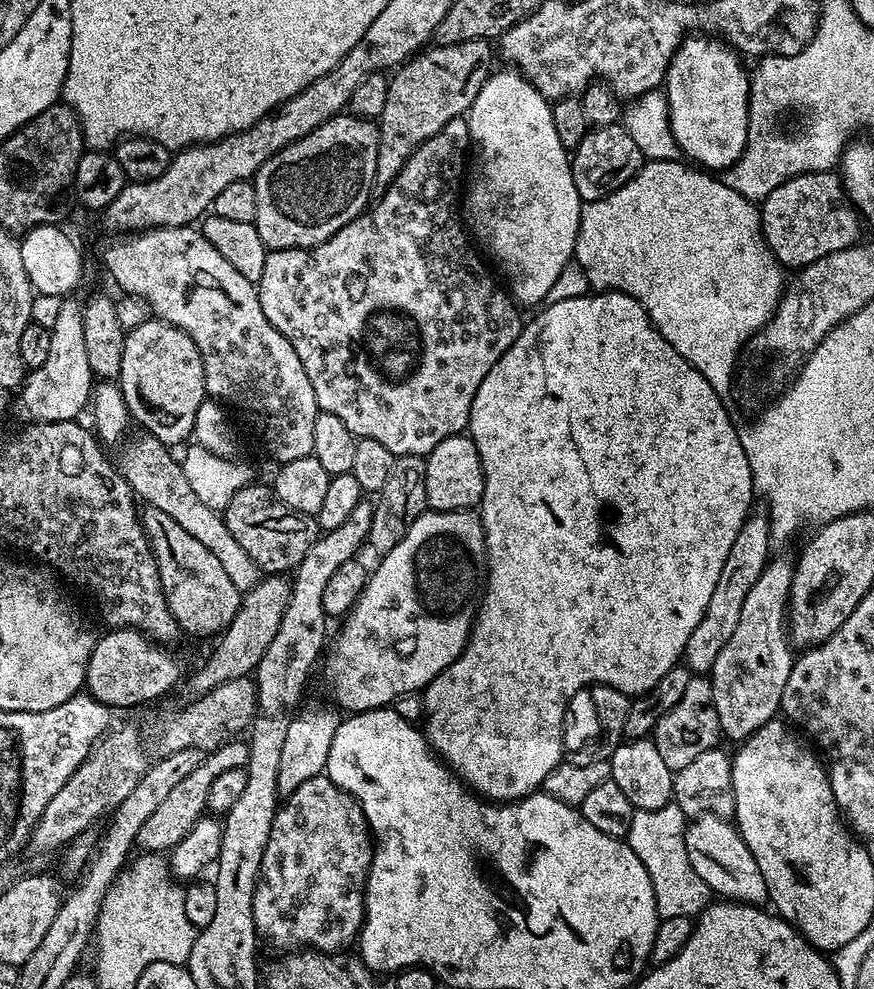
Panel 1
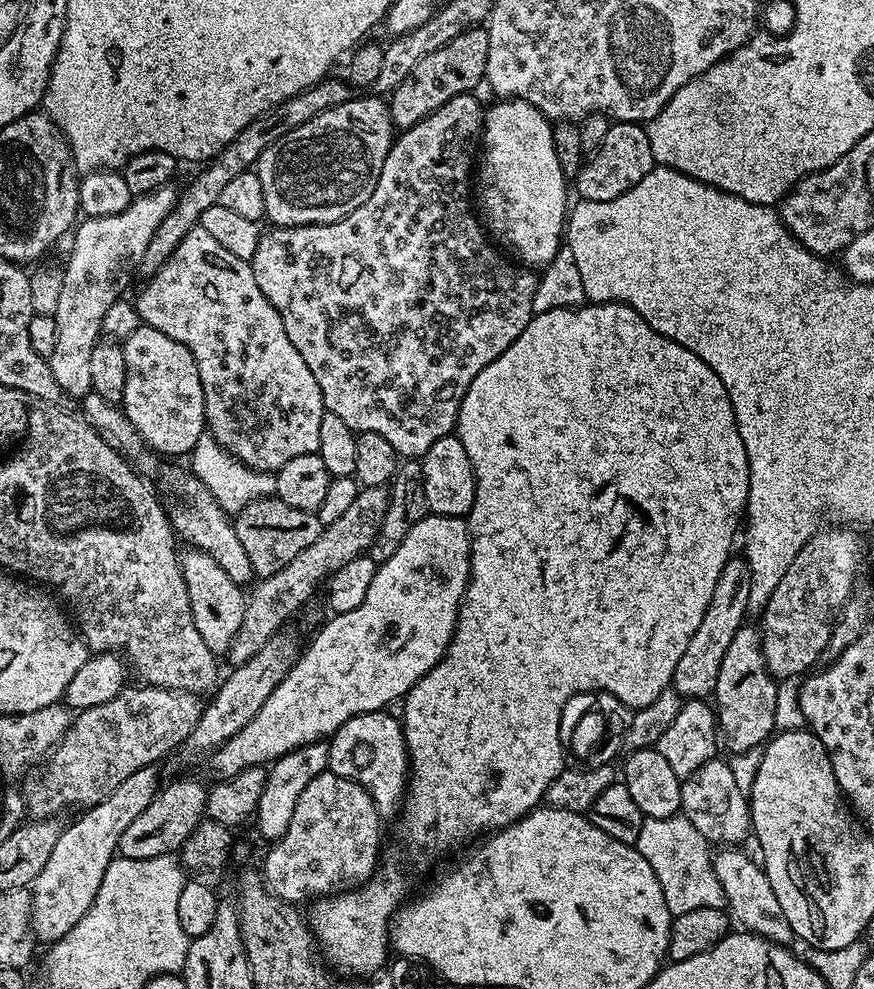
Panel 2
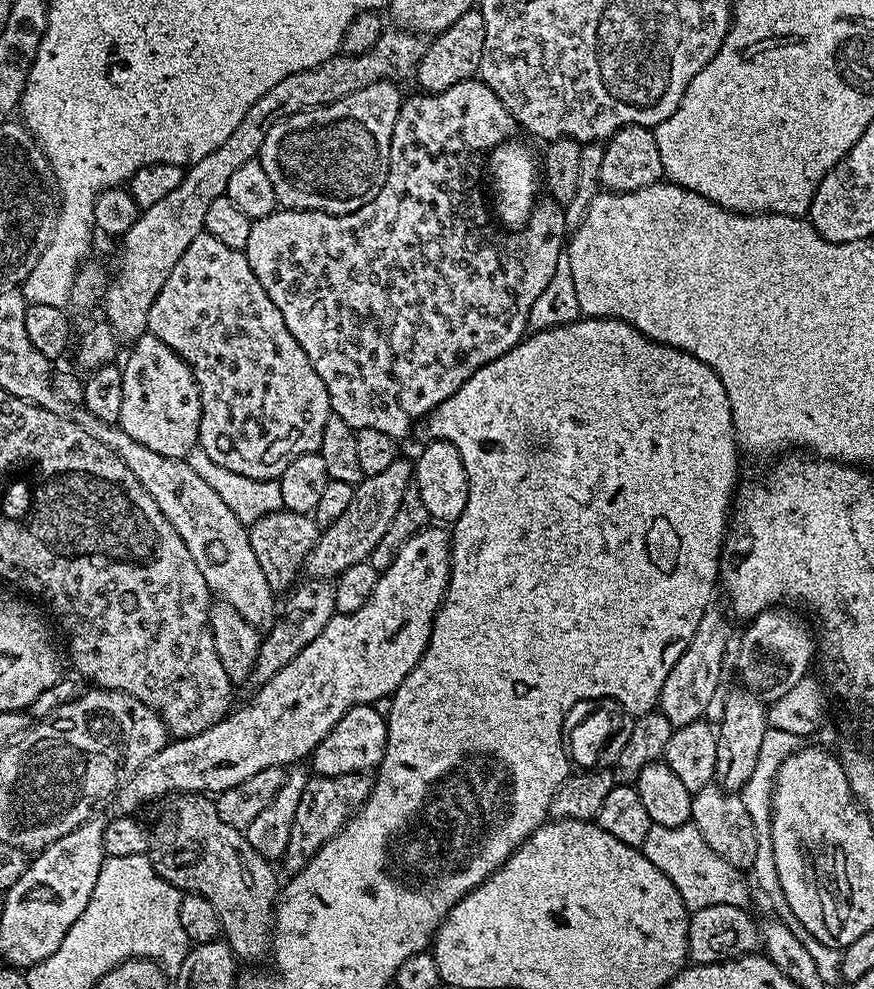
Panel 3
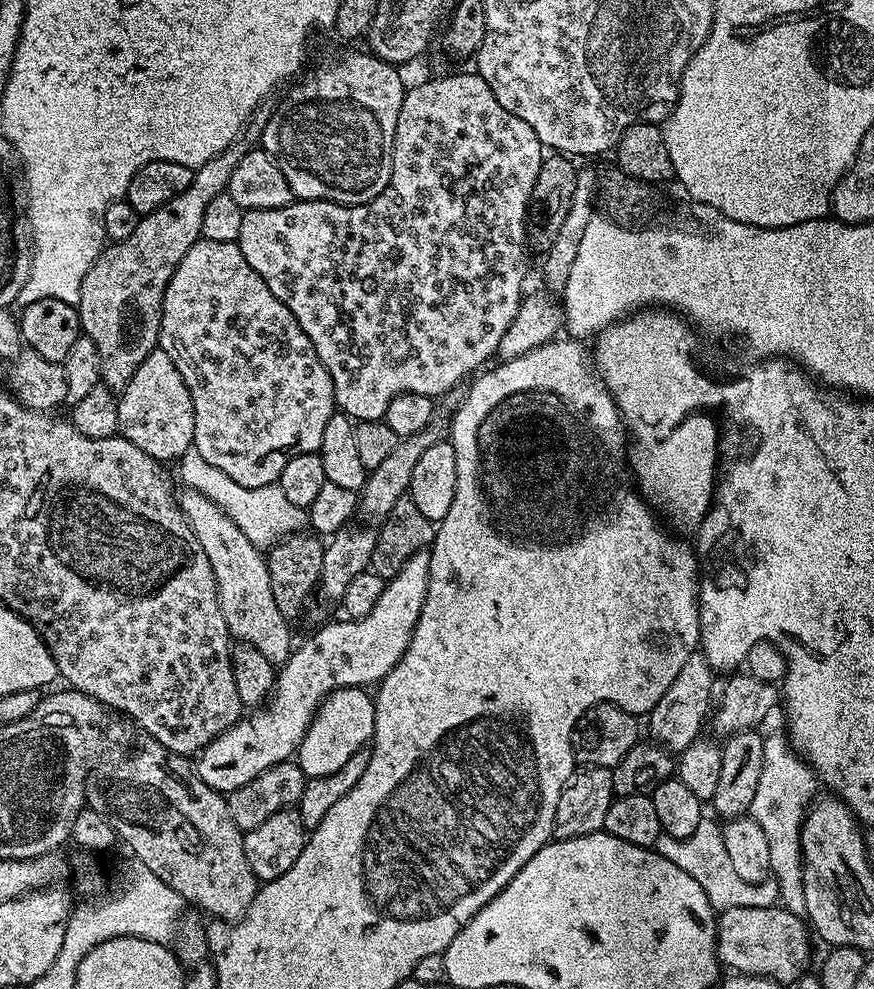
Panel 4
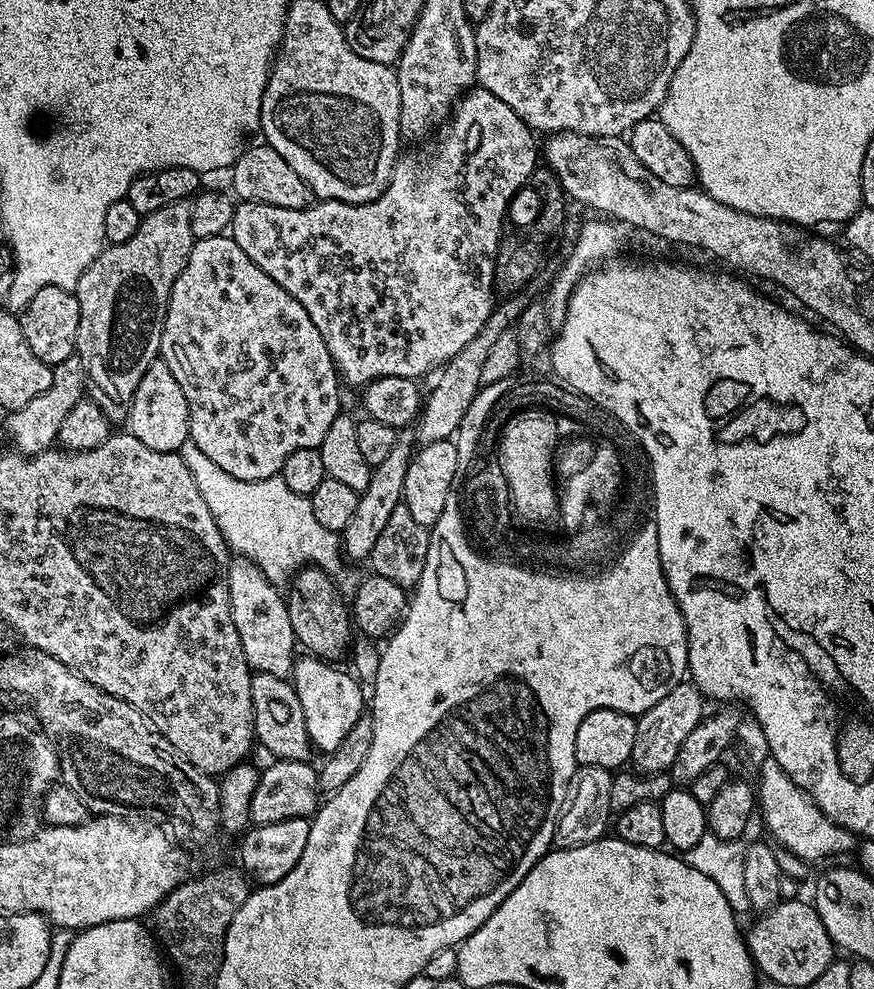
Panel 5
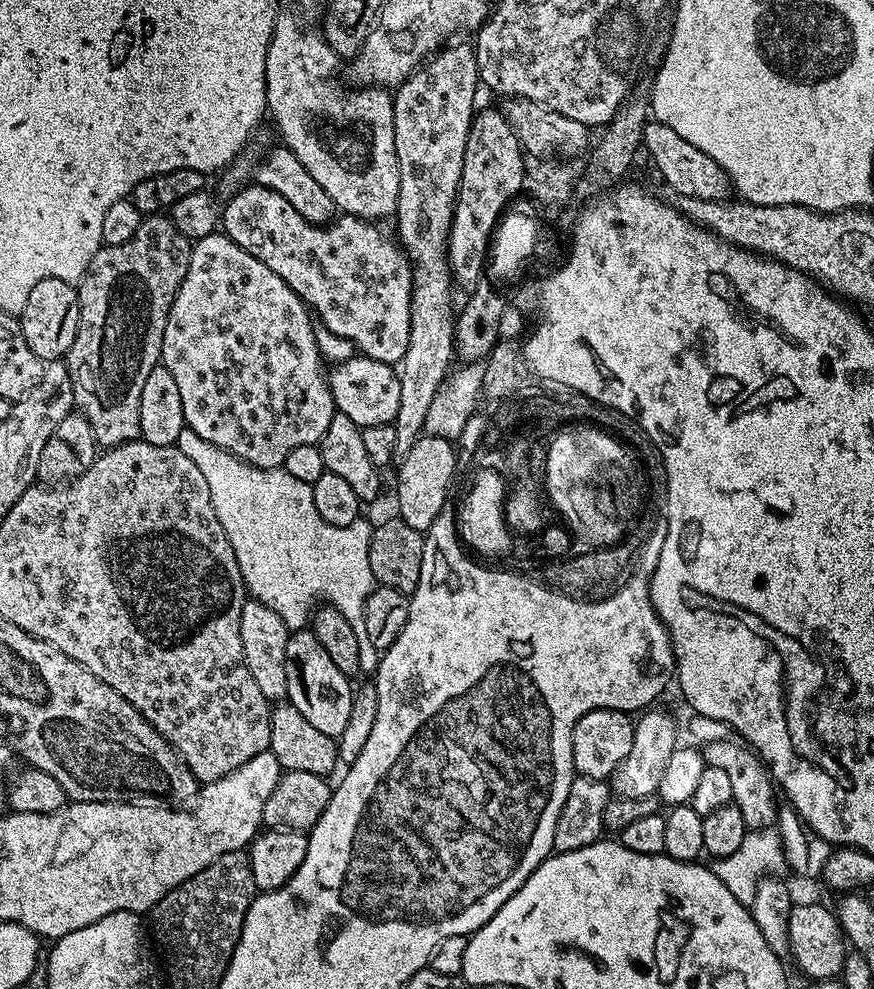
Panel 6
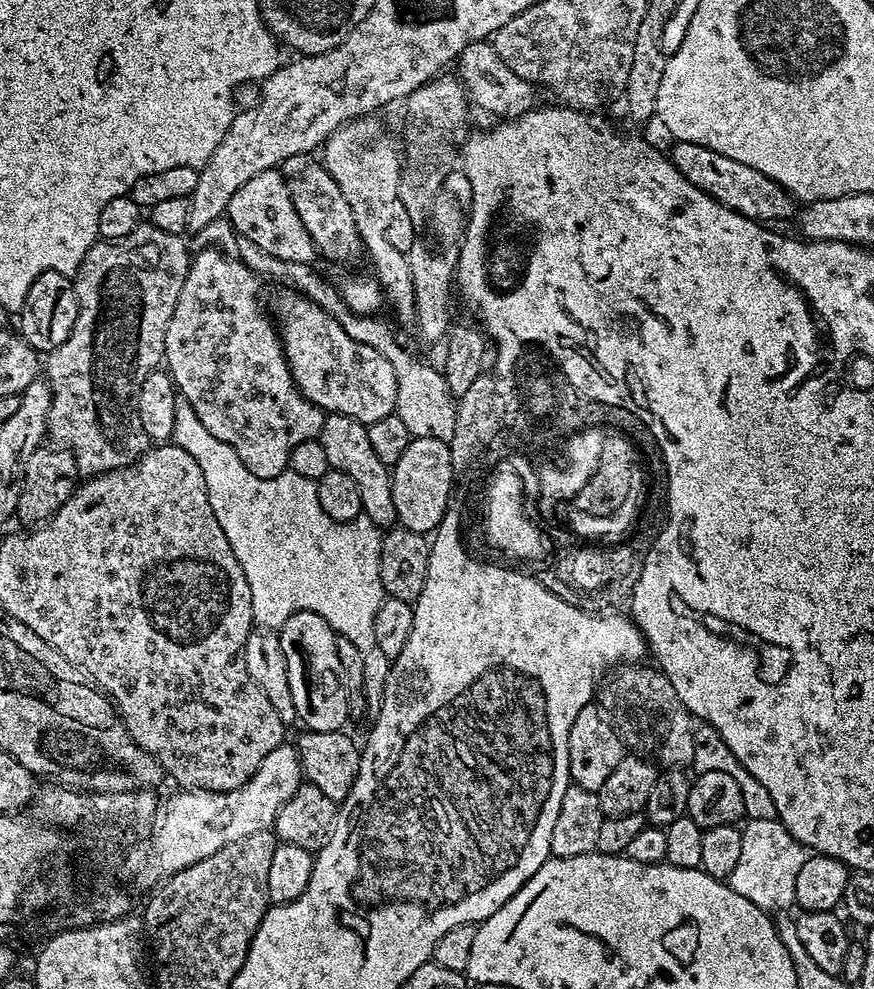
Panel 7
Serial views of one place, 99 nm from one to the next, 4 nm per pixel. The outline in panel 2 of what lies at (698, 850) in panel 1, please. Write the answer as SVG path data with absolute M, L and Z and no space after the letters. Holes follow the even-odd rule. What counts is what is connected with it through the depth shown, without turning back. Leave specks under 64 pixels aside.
M722 848L713 855L712 865L719 882L722 883L724 903L731 919L736 920L745 932L766 938L775 944L785 946L793 943L794 937L790 922L786 922L786 914L782 914L782 906L775 896L771 875L764 871L738 848Z

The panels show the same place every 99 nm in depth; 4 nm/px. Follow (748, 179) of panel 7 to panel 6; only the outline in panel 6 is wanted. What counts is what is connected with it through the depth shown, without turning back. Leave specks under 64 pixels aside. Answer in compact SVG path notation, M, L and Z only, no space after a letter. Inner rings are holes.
M650 120L644 128L642 140L643 149L648 150L659 174L677 192L677 197L685 200L727 200L733 195L734 189L726 170L722 170L710 154L702 154L698 146L670 130L670 126Z

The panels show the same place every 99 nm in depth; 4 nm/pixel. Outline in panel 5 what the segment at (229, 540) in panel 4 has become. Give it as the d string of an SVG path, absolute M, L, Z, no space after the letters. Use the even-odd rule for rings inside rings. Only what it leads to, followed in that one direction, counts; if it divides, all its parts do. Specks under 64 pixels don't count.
M243 558L229 559L228 593L230 618L234 622L234 630L238 630L238 638L242 642L242 654L249 668L253 673L274 674L274 678L288 680L292 675L298 645L294 626L290 626L285 593L277 585L271 584L252 560Z

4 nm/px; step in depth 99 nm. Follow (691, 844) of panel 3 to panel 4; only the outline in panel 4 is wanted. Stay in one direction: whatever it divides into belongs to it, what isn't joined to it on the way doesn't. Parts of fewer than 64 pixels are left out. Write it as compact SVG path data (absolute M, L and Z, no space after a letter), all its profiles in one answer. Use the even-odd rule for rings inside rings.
M705 818L698 822L698 830L690 834L690 838L674 838L661 835L655 846L655 851L662 854L662 858L674 862L681 870L686 870L702 890L706 890L706 898L710 898L713 908L723 910L737 908L738 906L750 906L751 908L771 908L780 899L780 892L776 888L775 879L763 880L761 884L745 882L734 871L730 863L730 857L726 855L726 842L722 842L722 828L715 819Z

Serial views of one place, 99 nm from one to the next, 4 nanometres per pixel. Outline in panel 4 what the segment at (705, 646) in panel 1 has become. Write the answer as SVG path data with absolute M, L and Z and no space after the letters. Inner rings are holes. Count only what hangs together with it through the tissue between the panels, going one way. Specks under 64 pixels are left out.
M693 654L686 658L686 666L678 670L678 678L670 682L670 690L662 694L662 698L647 713L648 728L652 731L651 739L665 747L673 754L684 752L701 735L700 727L705 727L710 716L708 699L712 696L712 667L706 662L702 654Z

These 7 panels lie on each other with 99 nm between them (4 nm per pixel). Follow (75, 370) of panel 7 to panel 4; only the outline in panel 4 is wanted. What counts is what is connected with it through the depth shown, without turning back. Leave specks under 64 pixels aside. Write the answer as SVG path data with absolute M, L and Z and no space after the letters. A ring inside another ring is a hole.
M238 138L222 154L210 158L202 167L195 169L190 186L178 194L178 198L170 198L166 206L154 210L148 216L141 216L138 227L130 238L109 243L104 251L90 266L86 278L80 287L80 326L83 335L88 336L98 346L100 359L100 379L102 383L113 390L123 390L134 378L134 370L146 362L146 354L150 354L160 343L160 319L162 318L162 302L166 294L166 286L178 270L182 258L186 258L186 250L194 246L201 239L202 214L206 214L206 206L212 199L218 198L230 182L230 174L234 174L234 166L242 162L244 155L250 151L250 144L244 138Z

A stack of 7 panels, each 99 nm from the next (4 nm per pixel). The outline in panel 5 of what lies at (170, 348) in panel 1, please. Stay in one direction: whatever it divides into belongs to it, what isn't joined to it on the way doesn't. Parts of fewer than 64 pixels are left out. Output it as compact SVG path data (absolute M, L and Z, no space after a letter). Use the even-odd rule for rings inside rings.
M162 358L155 360L146 370L146 374L142 374L142 382L138 382L138 390L134 390L134 398L130 402L126 427L134 438L138 438L138 442L150 446L150 450L179 452L190 439L186 394L182 394L178 378L174 378L170 366L166 366Z

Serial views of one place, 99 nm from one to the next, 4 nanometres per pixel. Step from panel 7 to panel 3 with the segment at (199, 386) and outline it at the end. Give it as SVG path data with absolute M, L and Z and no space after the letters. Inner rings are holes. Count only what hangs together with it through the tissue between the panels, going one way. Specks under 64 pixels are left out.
M207 234L194 238L186 246L186 254L178 258L178 266L170 270L166 286L158 290L154 306L150 306L148 332L166 342L192 367L202 402L198 446L218 466L226 466L226 470L246 478L274 480L294 458L320 451L322 429L326 418L333 415L328 391L322 378L318 378L318 370L310 366L306 350L286 330L278 306L262 290L262 282L254 278L254 270L250 270L243 252L230 250L230 246Z

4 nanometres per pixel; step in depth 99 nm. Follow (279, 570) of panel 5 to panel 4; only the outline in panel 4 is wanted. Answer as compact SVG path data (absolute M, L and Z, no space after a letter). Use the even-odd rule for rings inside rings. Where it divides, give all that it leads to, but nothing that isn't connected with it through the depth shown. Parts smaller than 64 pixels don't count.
M195 446L188 448L186 454L180 457L178 467L180 467L180 476L184 479L183 487L193 488L206 494L206 498L213 500L231 518L234 526L238 526L242 530L242 534L246 534L246 538L250 538L250 542L254 542L261 550L271 548L285 536L290 536L305 527L305 509L294 506L294 502L289 502L286 494L282 494L279 483L257 488L238 486L238 482L234 482L234 478L222 474L222 470L218 470L218 466L210 466L210 462L206 462L206 458L202 458L202 454L198 454Z

